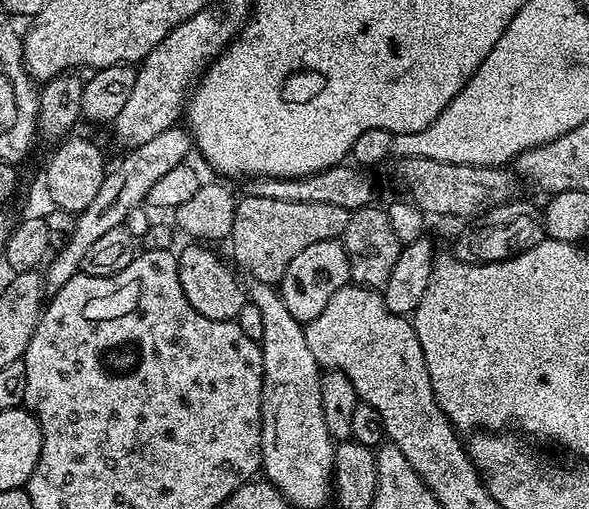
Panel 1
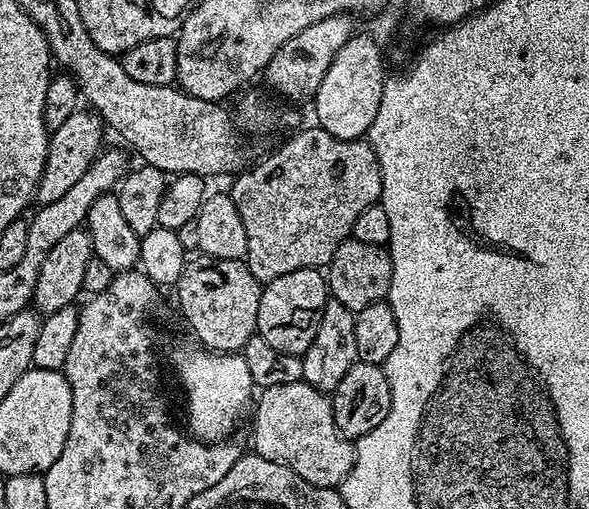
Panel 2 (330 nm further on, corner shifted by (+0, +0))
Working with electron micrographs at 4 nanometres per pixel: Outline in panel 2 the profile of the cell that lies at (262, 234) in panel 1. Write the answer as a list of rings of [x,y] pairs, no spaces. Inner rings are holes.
[[[311,127],[294,133],[261,164],[241,171],[230,187],[234,206],[238,206],[238,214],[242,214],[242,226],[246,226],[246,263],[258,281],[282,278],[282,274],[294,274],[294,270],[323,269],[334,258],[334,250],[351,237],[358,214],[362,214],[366,206],[377,203],[382,194],[382,170],[367,139],[343,140],[334,138],[325,128]]]

